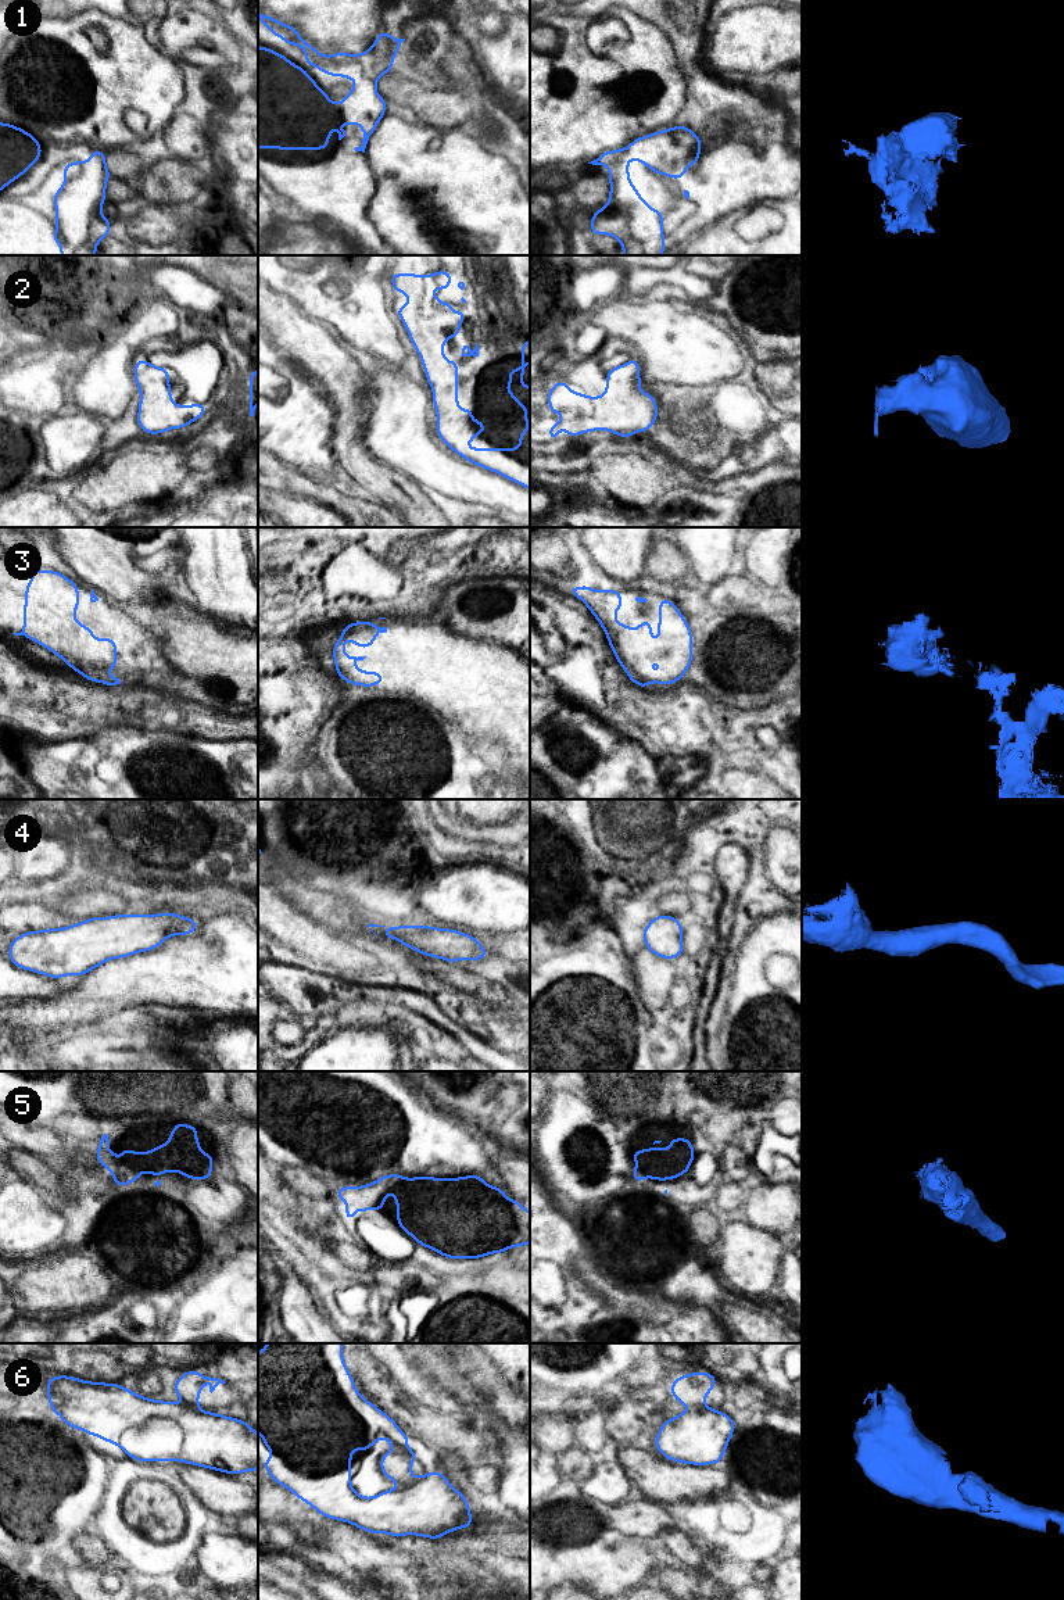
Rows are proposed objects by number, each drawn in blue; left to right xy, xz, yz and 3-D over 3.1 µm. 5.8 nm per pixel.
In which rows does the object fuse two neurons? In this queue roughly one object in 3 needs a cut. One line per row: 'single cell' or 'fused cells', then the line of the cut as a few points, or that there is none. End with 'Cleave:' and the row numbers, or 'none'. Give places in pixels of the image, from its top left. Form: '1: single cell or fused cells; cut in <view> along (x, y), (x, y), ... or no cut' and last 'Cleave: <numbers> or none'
1: single cell; no cut
2: single cell; no cut
3: single cell; no cut
4: single cell; no cut
5: single cell; no cut
6: fused cells; cut in yz along (697, 1407), (709, 1409)
Cleave: 6

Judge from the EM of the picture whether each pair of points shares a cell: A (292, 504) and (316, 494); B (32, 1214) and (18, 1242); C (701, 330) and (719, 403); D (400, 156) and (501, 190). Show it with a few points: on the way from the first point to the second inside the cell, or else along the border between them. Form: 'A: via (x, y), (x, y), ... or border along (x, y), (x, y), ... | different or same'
A: border along (280, 491), (311, 497), (337, 511) | different
B: via (25, 1221), (20, 1227), (18, 1235) | same
C: border along (733, 378), (722, 382) | different
D: via (425, 176), (444, 190), (476, 190) | same

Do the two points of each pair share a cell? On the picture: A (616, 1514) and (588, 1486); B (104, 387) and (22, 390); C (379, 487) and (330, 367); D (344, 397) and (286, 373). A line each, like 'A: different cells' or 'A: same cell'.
A: different cells
B: different cells
C: same cell
D: different cells

